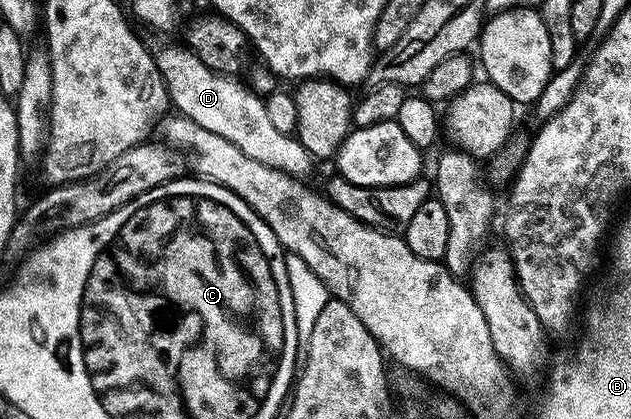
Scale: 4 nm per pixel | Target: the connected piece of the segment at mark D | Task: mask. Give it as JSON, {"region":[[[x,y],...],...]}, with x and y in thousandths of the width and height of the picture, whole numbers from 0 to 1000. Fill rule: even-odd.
{"region":[[[288,105],[263,110],[257,122],[249,122],[247,167],[263,196],[263,217],[269,222],[274,260],[287,279],[317,296],[317,305],[330,305],[330,315],[342,315],[342,325],[355,325],[355,334],[374,344],[374,353],[380,353],[387,372],[399,372],[399,382],[412,382],[412,391],[425,391],[425,401],[437,401],[466,425],[490,427],[494,391],[490,363],[479,351],[471,327],[450,322],[431,298],[420,241],[395,203],[382,205],[369,184],[344,177],[341,167],[330,162],[330,153],[323,153],[323,143],[307,131],[306,119]]]}

